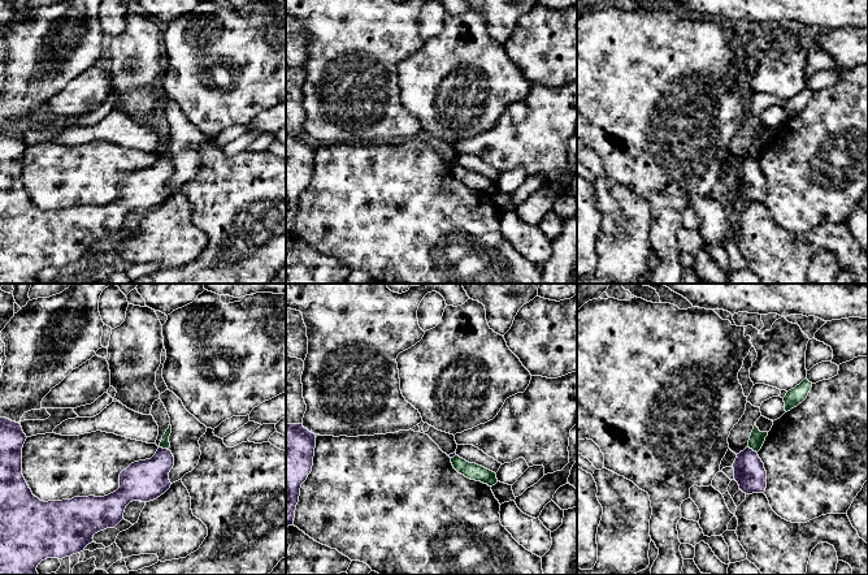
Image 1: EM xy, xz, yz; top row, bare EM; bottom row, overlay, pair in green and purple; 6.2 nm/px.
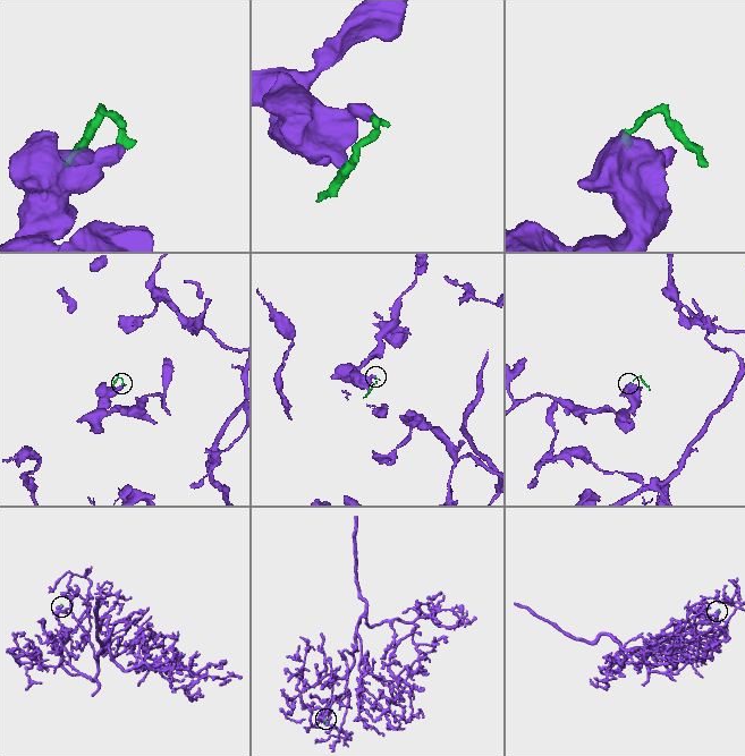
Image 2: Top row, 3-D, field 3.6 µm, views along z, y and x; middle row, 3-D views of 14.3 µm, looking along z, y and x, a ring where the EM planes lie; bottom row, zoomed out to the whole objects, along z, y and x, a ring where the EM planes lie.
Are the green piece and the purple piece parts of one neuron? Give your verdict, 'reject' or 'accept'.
reject

